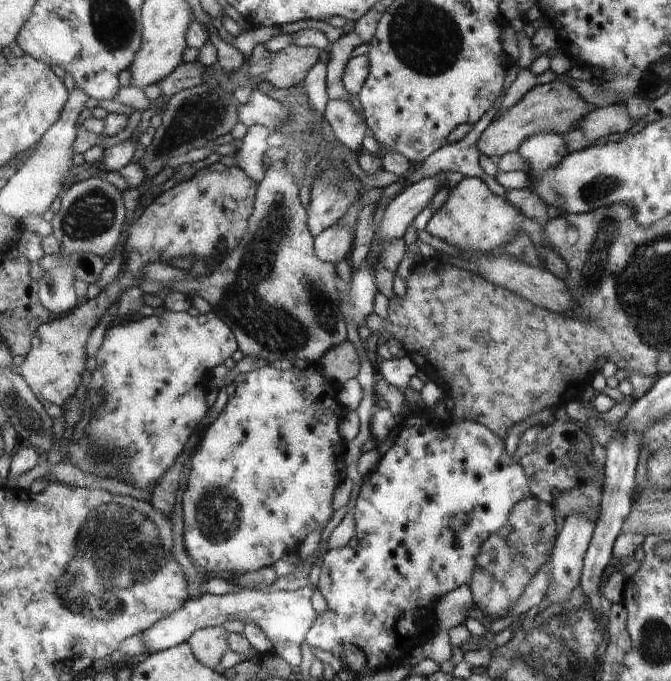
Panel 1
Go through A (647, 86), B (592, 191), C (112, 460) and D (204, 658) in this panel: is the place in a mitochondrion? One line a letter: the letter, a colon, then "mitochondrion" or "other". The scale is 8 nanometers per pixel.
A: other
B: mitochondrion
C: mitochondrion
D: other

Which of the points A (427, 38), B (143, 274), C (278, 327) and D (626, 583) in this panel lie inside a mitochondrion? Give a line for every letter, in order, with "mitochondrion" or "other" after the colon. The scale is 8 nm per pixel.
A: mitochondrion
B: other
C: mitochondrion
D: other

